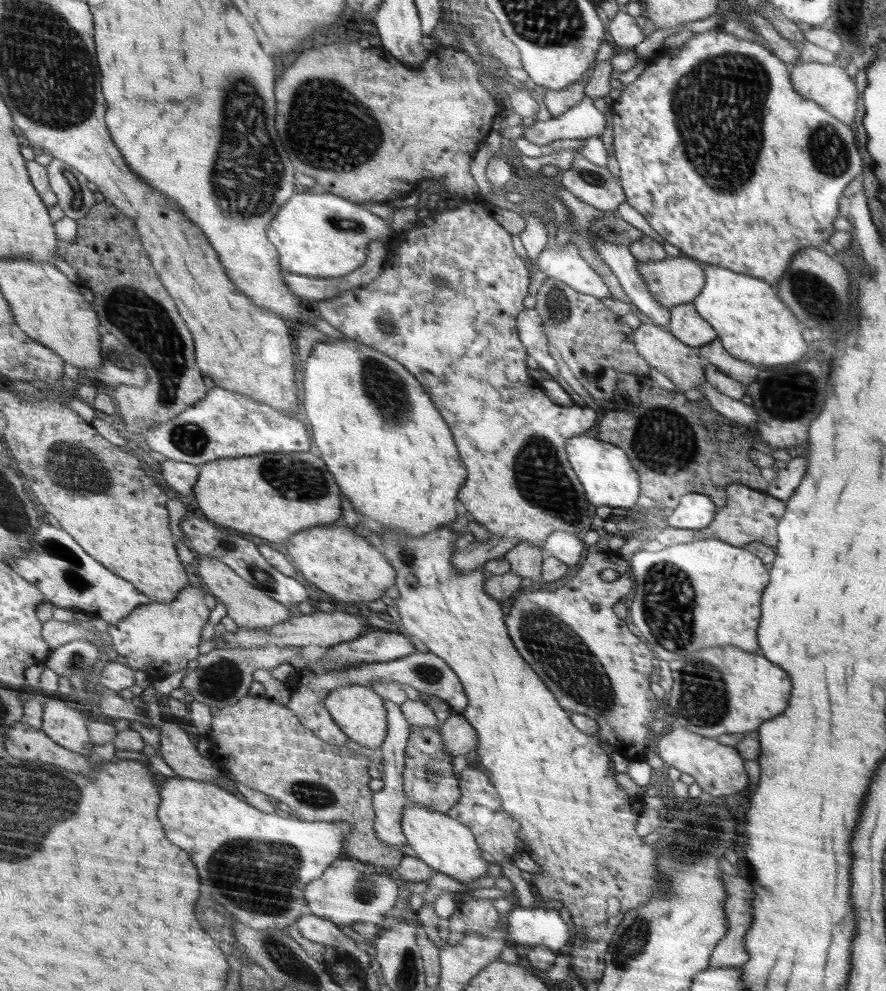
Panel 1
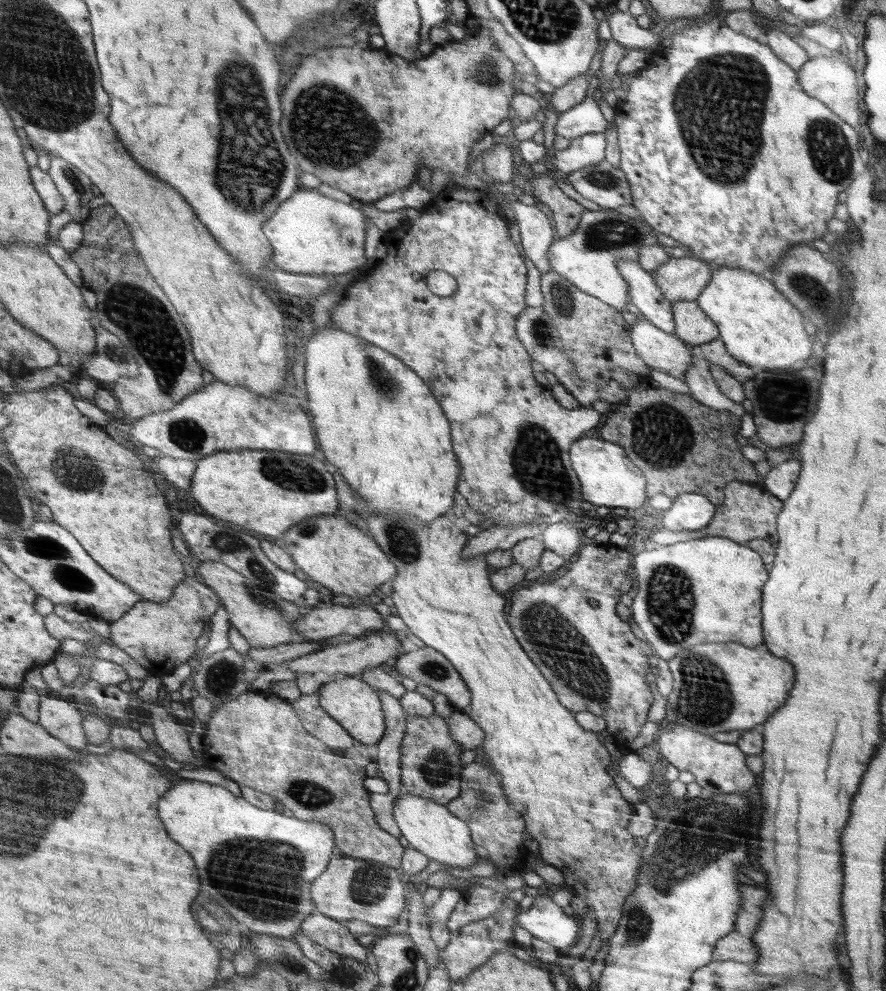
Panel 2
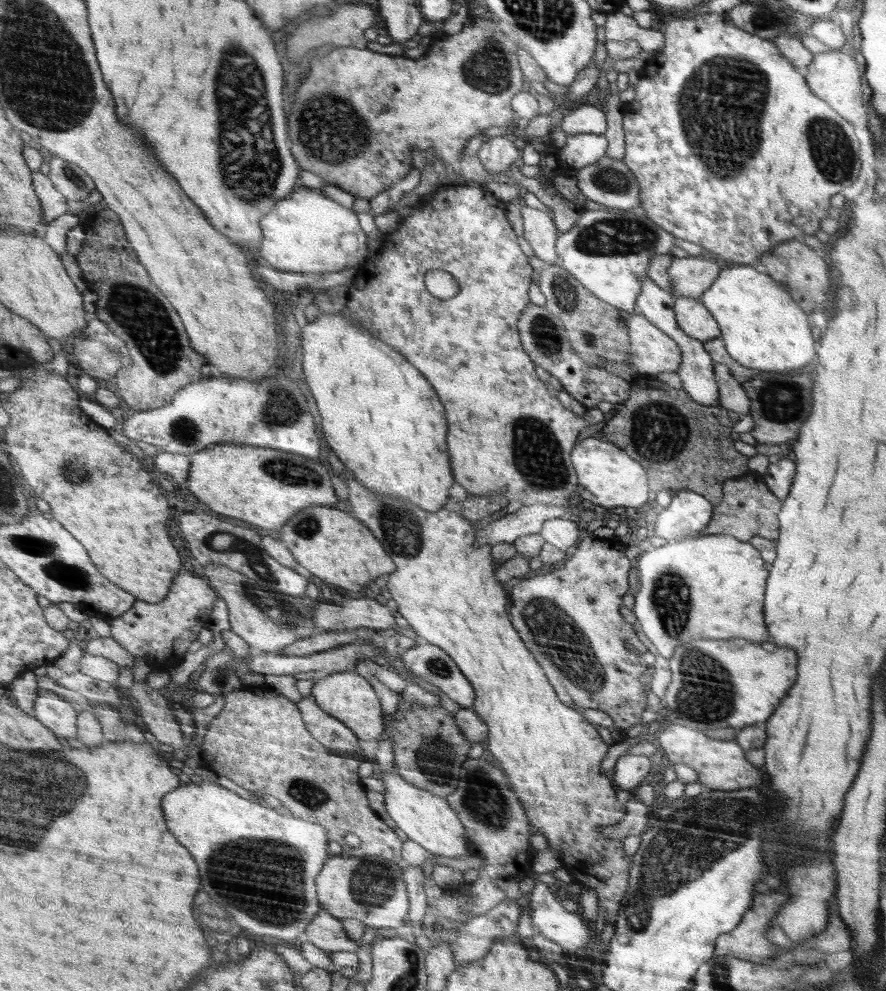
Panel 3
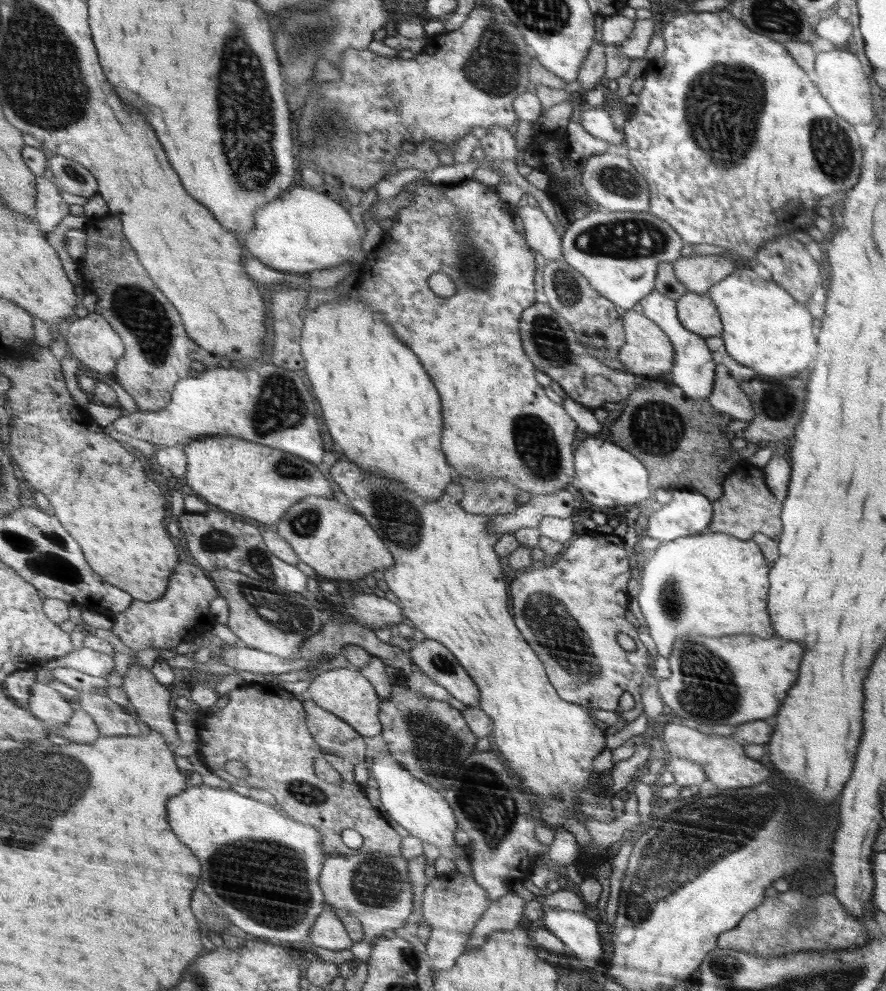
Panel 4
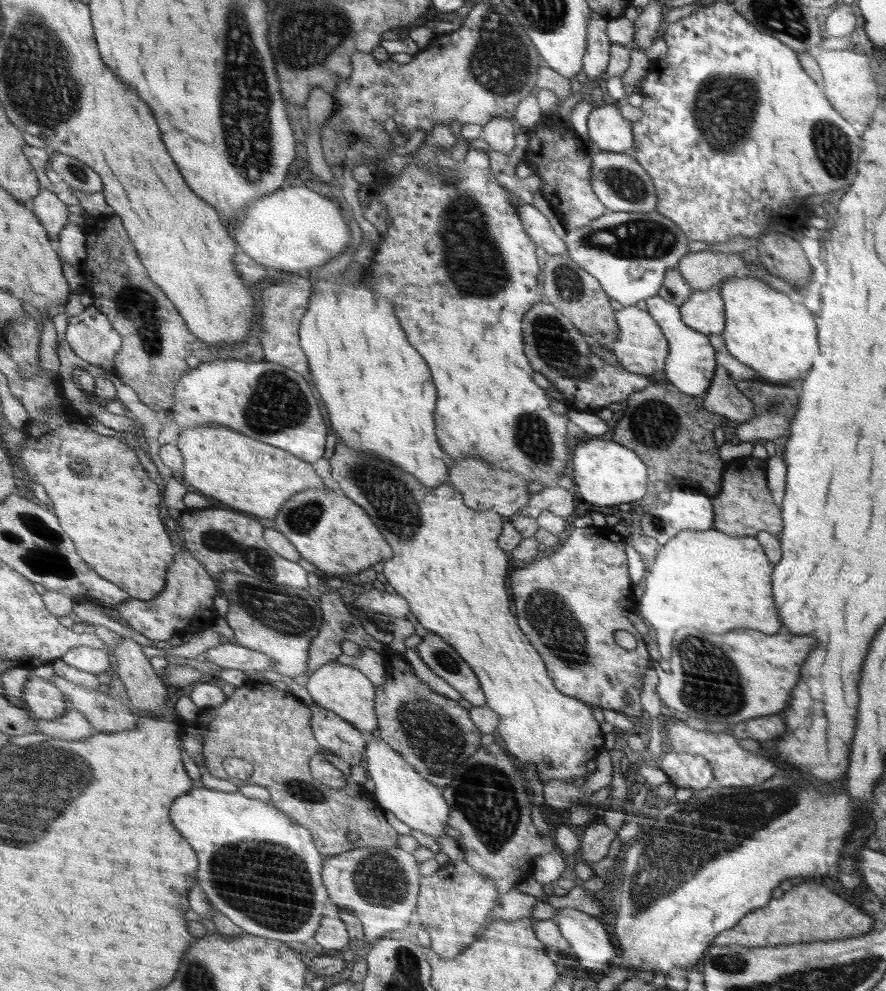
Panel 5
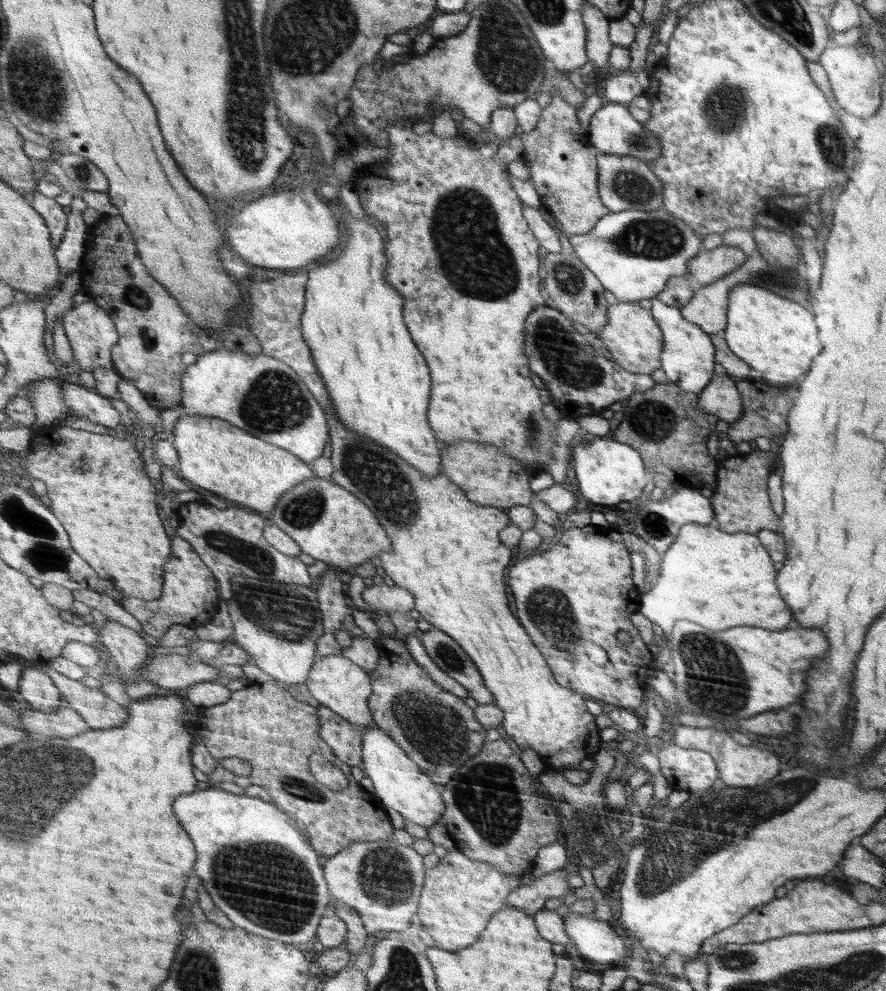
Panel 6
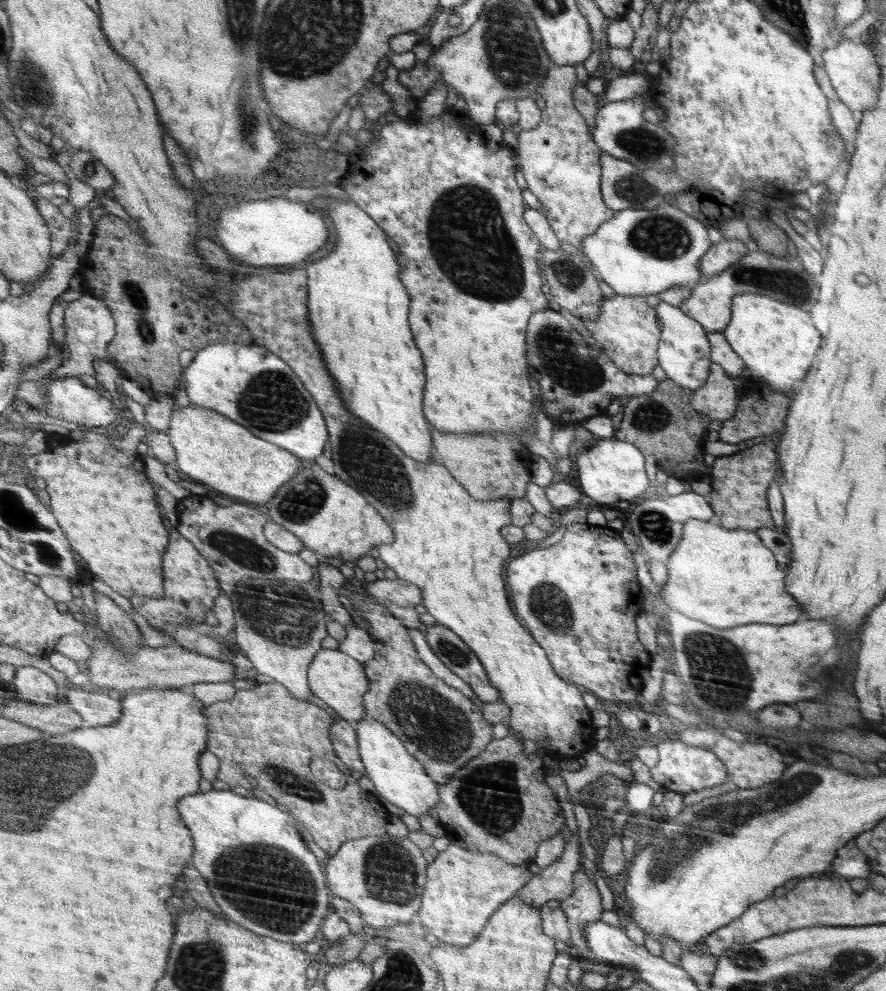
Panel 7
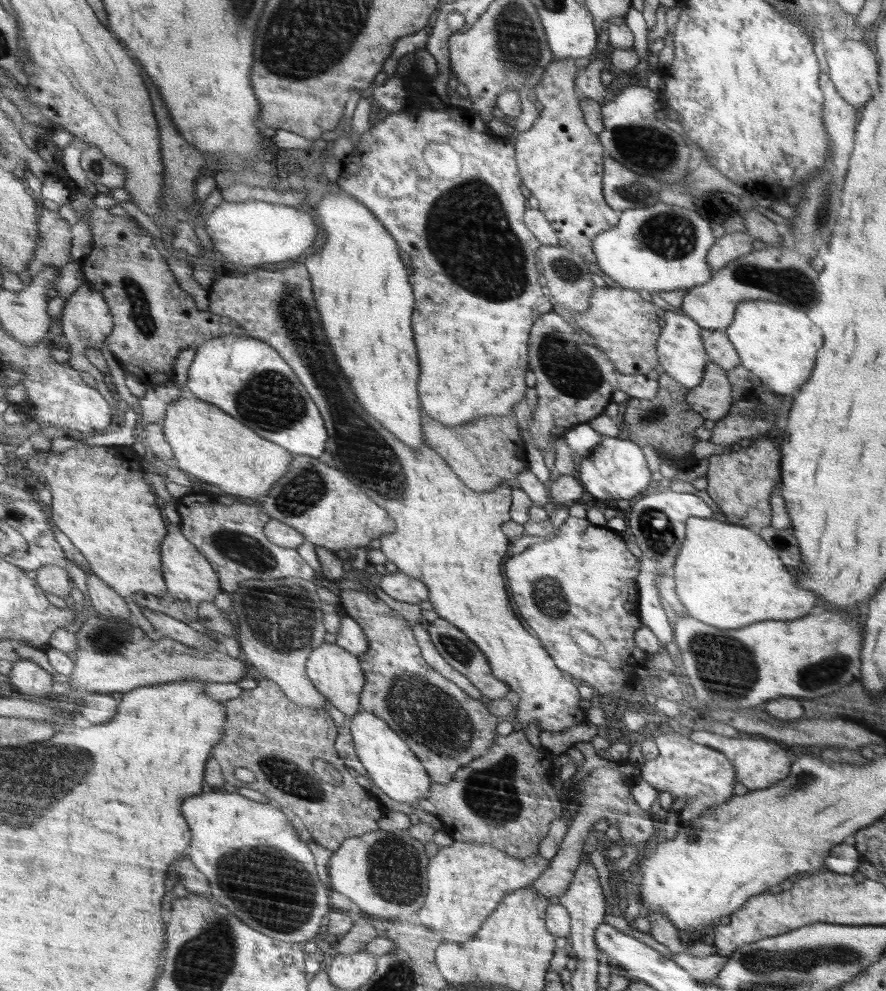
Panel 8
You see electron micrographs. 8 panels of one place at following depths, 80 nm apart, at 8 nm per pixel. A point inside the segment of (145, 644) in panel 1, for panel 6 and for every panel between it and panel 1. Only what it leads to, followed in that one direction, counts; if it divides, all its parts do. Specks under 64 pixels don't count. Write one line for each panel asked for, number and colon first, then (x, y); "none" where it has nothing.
2: (162, 637)
3: (163, 633)
4: (183, 614)
5: (187, 605)
6: (190, 596)

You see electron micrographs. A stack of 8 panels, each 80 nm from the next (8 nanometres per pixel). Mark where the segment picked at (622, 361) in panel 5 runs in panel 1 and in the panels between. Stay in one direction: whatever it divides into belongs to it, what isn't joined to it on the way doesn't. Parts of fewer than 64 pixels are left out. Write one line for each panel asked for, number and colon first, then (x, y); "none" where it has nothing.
1: (660, 347)
2: (662, 351)
3: (652, 351)
4: (649, 351)

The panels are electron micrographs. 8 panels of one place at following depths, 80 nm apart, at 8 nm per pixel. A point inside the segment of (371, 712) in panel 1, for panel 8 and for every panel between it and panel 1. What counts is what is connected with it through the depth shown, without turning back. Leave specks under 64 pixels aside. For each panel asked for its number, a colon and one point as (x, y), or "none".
2: (352, 702)
3: (351, 698)
4: (349, 695)
5: (349, 692)
6: (334, 681)
7: (339, 680)
8: (337, 673)

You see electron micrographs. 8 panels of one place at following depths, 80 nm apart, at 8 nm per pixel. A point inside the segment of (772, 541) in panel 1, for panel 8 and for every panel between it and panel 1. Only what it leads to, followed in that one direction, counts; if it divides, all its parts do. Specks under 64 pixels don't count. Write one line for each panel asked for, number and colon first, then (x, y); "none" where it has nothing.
2: (749, 512)
3: (748, 509)
4: (748, 507)
5: (745, 506)
6: (742, 502)
7: (740, 483)
8: (741, 484)

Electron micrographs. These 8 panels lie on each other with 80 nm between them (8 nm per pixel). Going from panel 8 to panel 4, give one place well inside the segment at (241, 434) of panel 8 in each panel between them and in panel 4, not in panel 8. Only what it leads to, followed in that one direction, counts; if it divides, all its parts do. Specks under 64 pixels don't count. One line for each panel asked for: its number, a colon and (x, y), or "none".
4: (254, 481)
5: (246, 474)
6: (215, 455)
7: (214, 450)

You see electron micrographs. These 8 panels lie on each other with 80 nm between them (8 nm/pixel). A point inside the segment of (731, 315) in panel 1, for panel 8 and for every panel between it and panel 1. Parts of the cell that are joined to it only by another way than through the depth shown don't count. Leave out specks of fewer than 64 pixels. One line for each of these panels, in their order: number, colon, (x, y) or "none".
2: (758, 326)
3: (762, 327)
4: (763, 326)
5: (765, 330)
6: (778, 338)
7: (777, 341)
8: (777, 343)

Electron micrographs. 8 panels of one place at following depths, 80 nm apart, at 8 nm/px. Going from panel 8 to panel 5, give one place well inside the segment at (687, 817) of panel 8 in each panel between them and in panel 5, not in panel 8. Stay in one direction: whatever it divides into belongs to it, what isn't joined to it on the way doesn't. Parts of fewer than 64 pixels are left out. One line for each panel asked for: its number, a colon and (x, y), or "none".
5: (684, 770)
6: (690, 769)
7: (682, 768)

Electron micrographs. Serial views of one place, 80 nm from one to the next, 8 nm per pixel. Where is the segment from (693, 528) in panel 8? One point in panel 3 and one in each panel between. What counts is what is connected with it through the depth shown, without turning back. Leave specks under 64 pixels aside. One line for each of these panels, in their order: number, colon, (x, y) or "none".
3: (706, 586)
4: (713, 584)
5: (708, 580)
6: (718, 580)
7: (728, 578)

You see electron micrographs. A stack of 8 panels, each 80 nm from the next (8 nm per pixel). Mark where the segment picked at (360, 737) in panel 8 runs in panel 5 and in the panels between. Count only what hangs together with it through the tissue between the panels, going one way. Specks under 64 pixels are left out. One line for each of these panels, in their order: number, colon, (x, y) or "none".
5: (400, 789)
6: (400, 784)
7: (399, 778)

